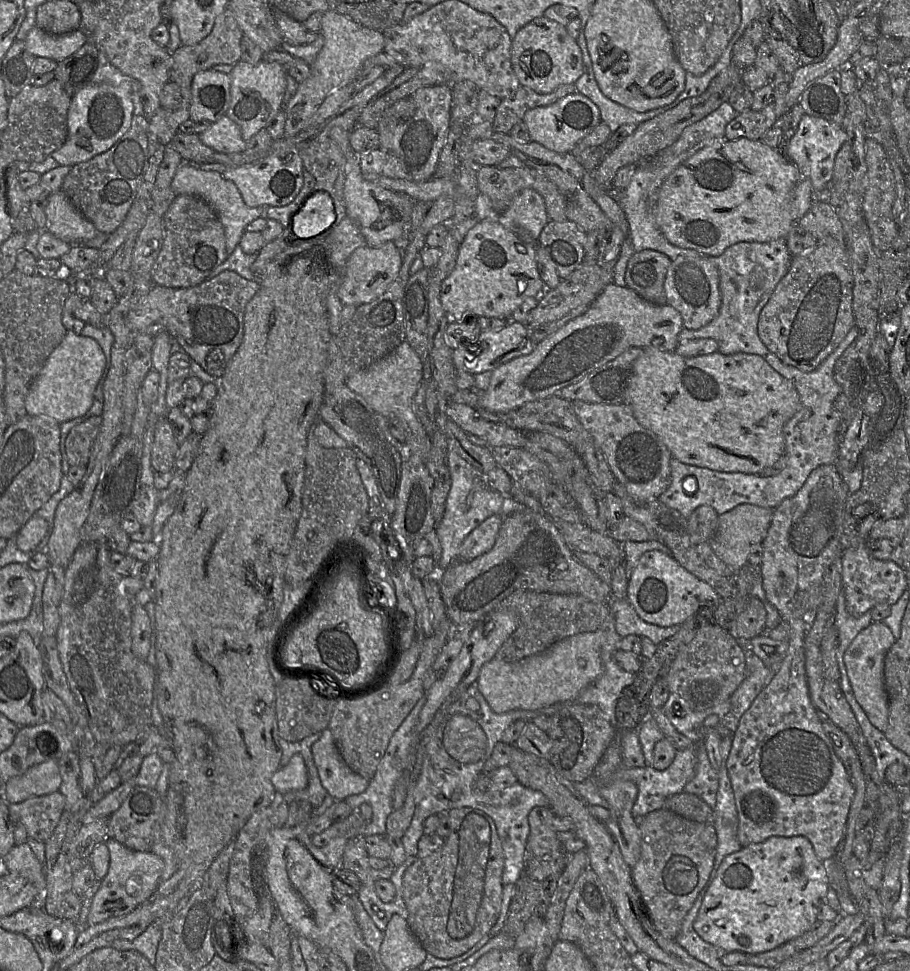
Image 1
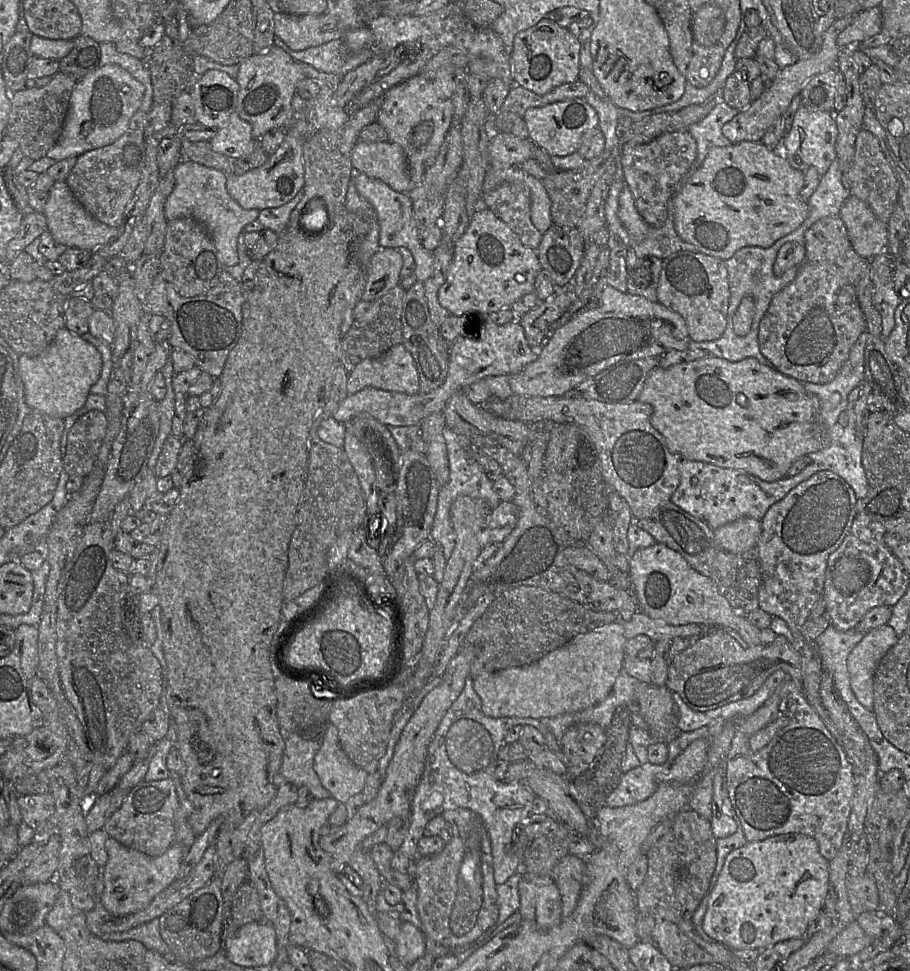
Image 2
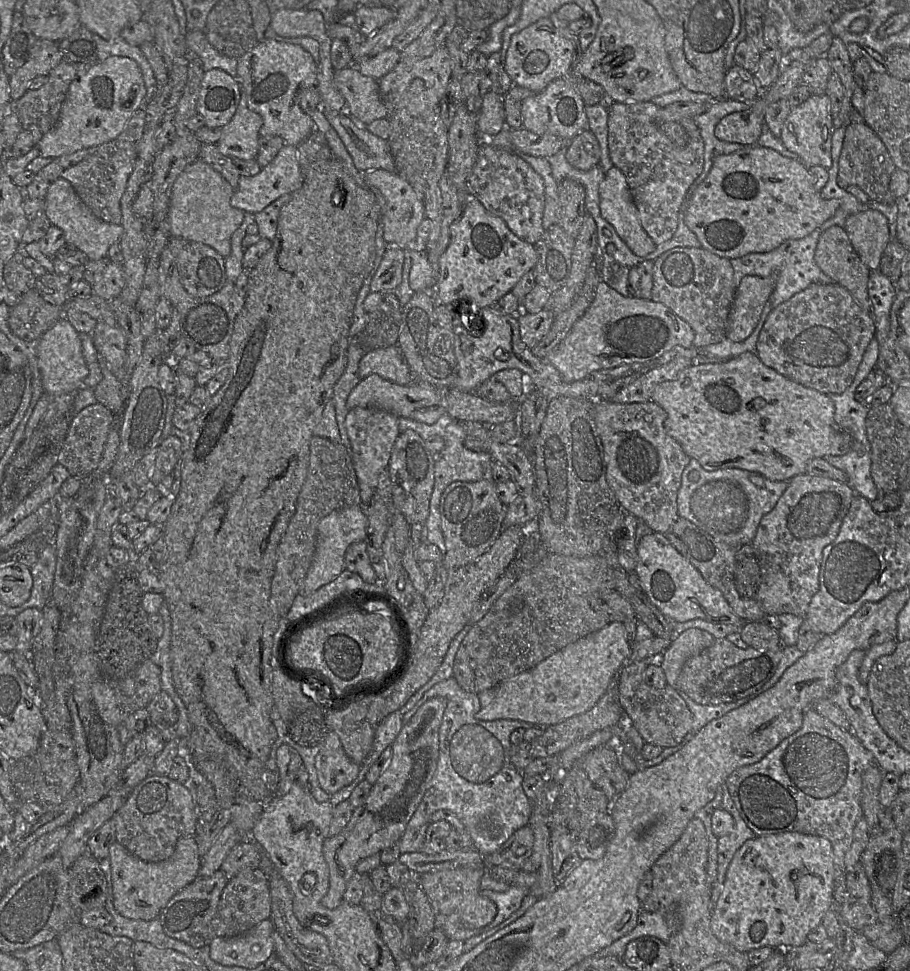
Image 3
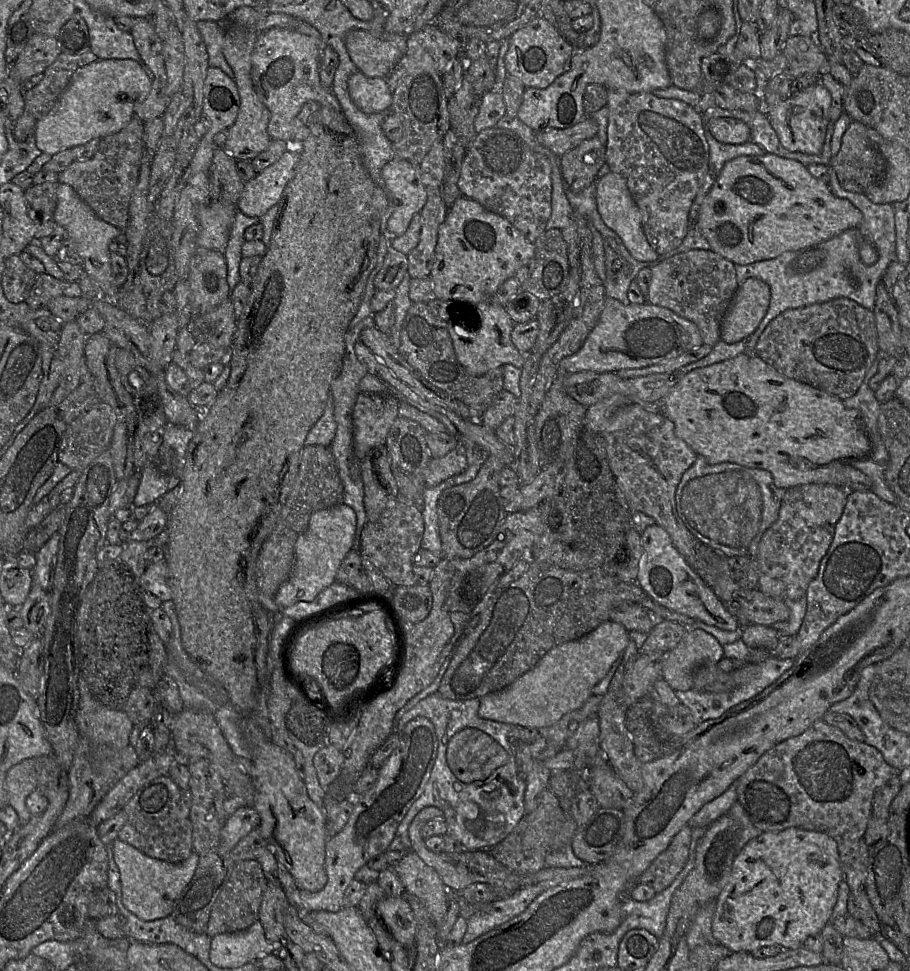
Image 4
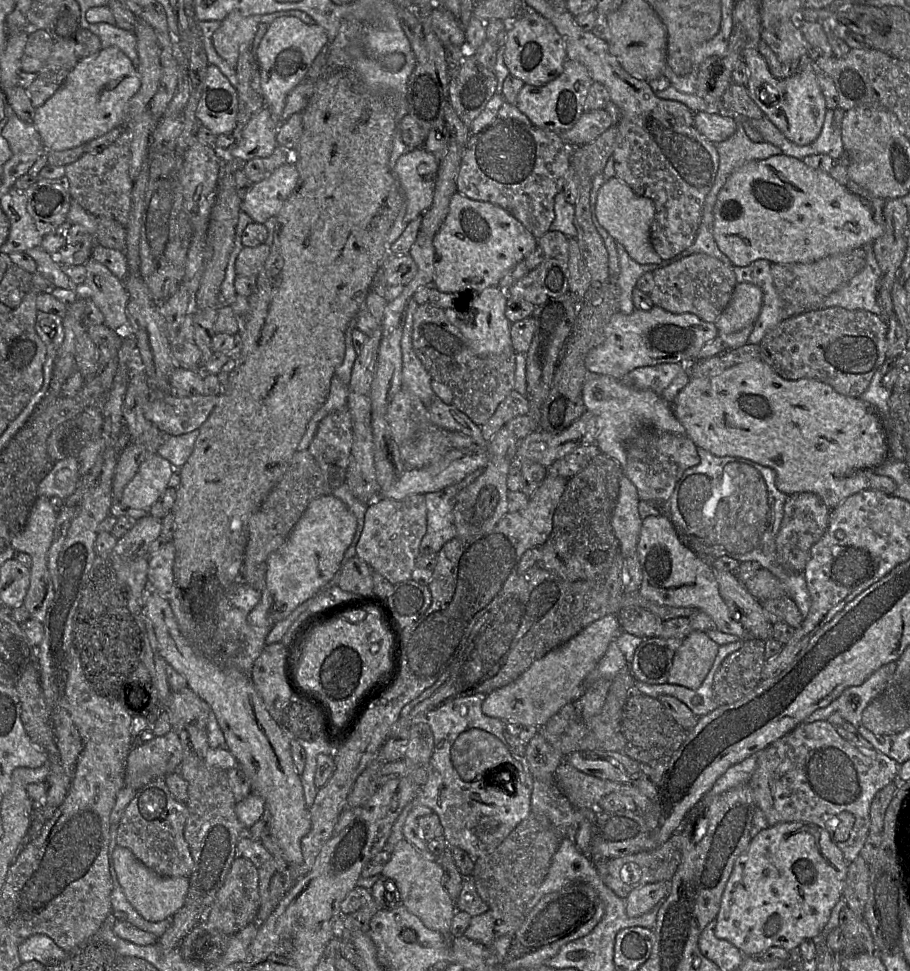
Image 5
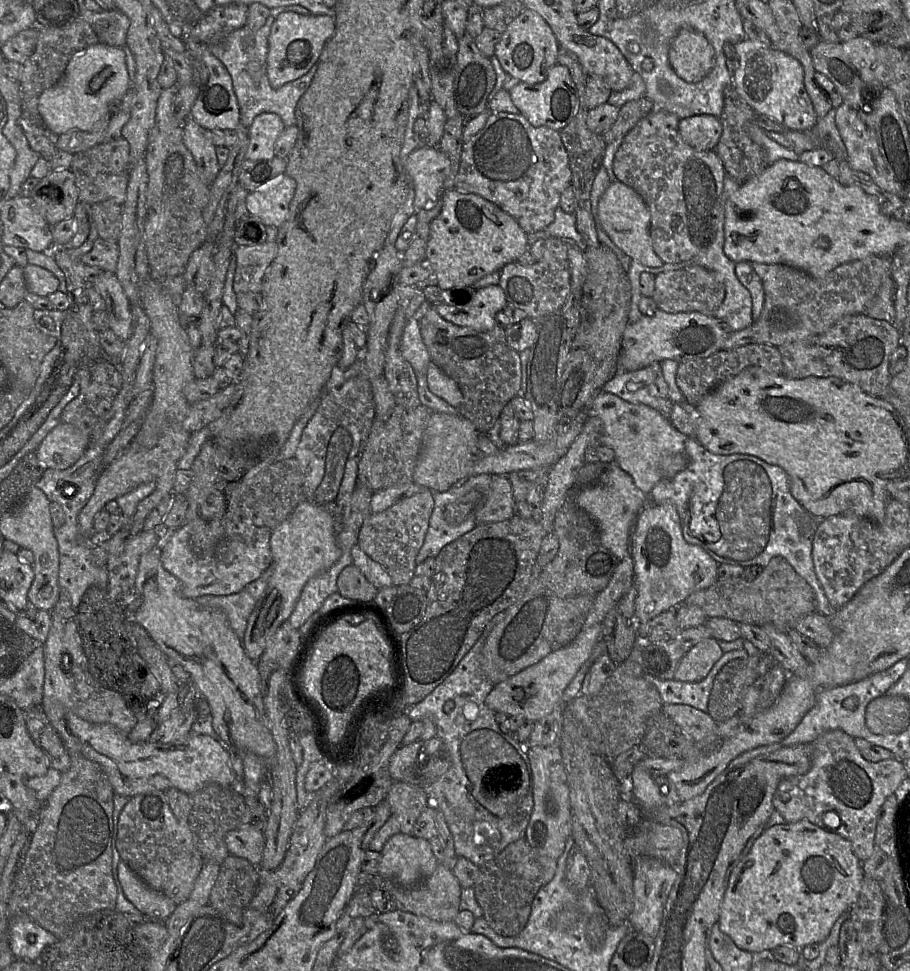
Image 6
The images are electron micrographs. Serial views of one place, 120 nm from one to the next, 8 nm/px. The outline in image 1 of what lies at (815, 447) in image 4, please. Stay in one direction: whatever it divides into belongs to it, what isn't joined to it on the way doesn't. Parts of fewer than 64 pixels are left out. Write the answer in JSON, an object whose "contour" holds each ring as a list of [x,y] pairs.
{"contour":[[[653,345],[643,348],[642,354],[634,362],[624,404],[630,405],[634,417],[641,426],[652,431],[663,441],[674,459],[684,464],[708,468],[719,472],[740,472],[754,475],[759,474],[766,467],[773,465],[785,454],[783,427],[801,408],[798,392],[792,383],[779,375],[758,355],[746,353],[723,355],[715,352],[696,357],[683,357],[675,351],[660,351],[660,349],[655,348]]]}

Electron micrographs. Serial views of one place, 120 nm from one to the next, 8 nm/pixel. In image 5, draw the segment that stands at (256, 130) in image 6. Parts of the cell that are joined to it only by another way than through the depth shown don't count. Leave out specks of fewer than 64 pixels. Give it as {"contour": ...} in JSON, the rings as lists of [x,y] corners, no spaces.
{"contour":[[[264,106],[246,124],[240,141],[226,150],[234,160],[247,162],[253,158],[269,157],[277,147],[279,124]]]}

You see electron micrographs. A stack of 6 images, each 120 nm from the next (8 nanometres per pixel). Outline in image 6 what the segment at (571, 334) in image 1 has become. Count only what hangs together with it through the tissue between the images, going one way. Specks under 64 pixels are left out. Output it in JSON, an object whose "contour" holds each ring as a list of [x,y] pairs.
{"contour":[[[658,308],[652,316],[642,315],[637,322],[626,326],[622,334],[618,371],[637,371],[666,359],[680,363],[708,357],[721,350],[724,340],[732,332],[726,322],[715,316],[700,312],[667,313]]]}

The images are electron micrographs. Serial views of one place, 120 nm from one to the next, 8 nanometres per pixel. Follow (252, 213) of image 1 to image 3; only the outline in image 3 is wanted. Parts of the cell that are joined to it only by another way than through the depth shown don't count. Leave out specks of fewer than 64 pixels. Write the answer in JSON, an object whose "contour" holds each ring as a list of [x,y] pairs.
{"contour":[[[200,158],[187,165],[172,188],[167,214],[170,236],[210,246],[223,258],[229,256],[231,237],[245,214],[231,206],[233,192],[227,180]]]}

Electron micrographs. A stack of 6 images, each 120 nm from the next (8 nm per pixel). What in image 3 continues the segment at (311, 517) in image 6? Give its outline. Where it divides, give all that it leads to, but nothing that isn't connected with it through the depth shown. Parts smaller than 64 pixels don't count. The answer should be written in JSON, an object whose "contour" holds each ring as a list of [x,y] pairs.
{"contour":[[[359,506],[337,511],[322,518],[317,528],[316,550],[299,594],[309,595],[334,580],[345,569],[345,553],[350,544],[366,537],[368,518]]]}

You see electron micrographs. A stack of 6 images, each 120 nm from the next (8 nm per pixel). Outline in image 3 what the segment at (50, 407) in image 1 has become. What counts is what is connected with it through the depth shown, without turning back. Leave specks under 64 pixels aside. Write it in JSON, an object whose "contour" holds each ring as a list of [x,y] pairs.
{"contour":[[[62,317],[42,335],[37,347],[37,359],[45,392],[51,394],[75,393],[83,387],[83,381],[89,370],[83,356],[79,333],[65,317]]]}

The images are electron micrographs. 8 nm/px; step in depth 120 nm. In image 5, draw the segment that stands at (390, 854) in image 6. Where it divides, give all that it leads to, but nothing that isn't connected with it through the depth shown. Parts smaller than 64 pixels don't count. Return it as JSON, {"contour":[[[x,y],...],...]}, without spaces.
{"contour":[[[403,839],[396,844],[380,875],[394,881],[402,904],[409,912],[417,916],[428,929],[439,932],[450,941],[452,919],[457,910],[444,888],[443,868],[437,860],[427,859],[420,850]]]}

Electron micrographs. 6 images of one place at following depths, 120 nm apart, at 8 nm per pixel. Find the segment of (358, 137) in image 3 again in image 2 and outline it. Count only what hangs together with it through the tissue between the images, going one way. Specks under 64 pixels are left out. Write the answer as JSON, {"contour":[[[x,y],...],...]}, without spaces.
{"contour":[[[358,140],[351,160],[355,170],[383,181],[397,192],[410,192],[409,162],[400,145]]]}

